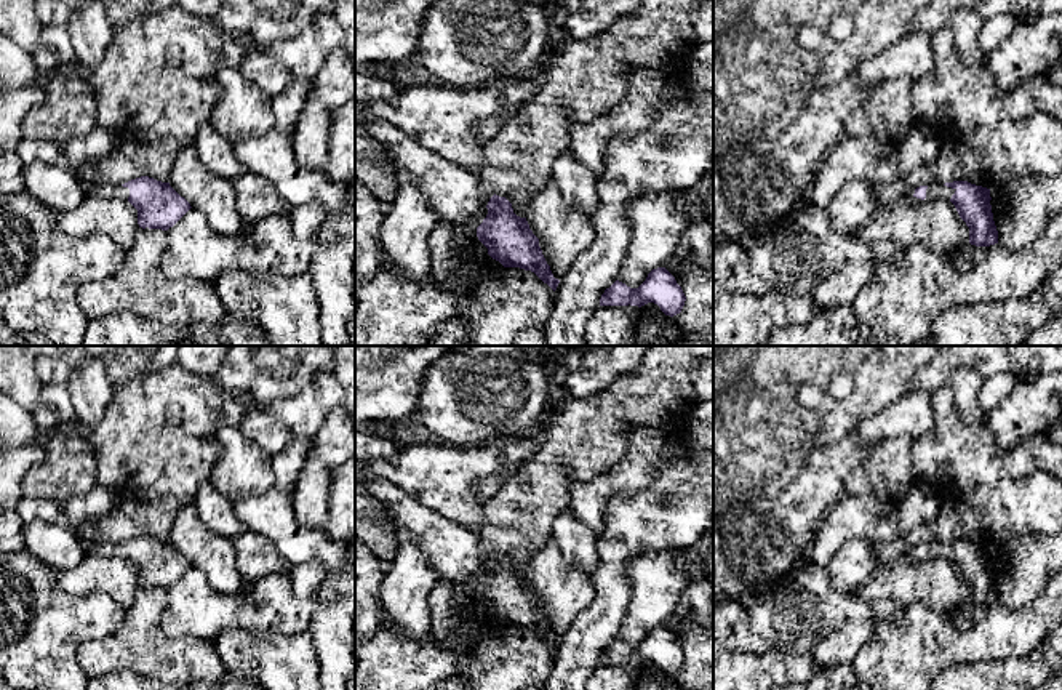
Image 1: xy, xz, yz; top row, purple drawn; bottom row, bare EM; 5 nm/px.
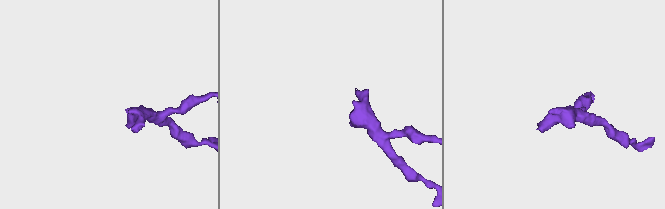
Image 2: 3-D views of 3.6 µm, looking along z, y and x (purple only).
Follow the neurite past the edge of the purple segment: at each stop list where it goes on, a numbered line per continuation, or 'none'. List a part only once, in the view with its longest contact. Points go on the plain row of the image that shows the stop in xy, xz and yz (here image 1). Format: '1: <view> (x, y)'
1: yz (934, 549)

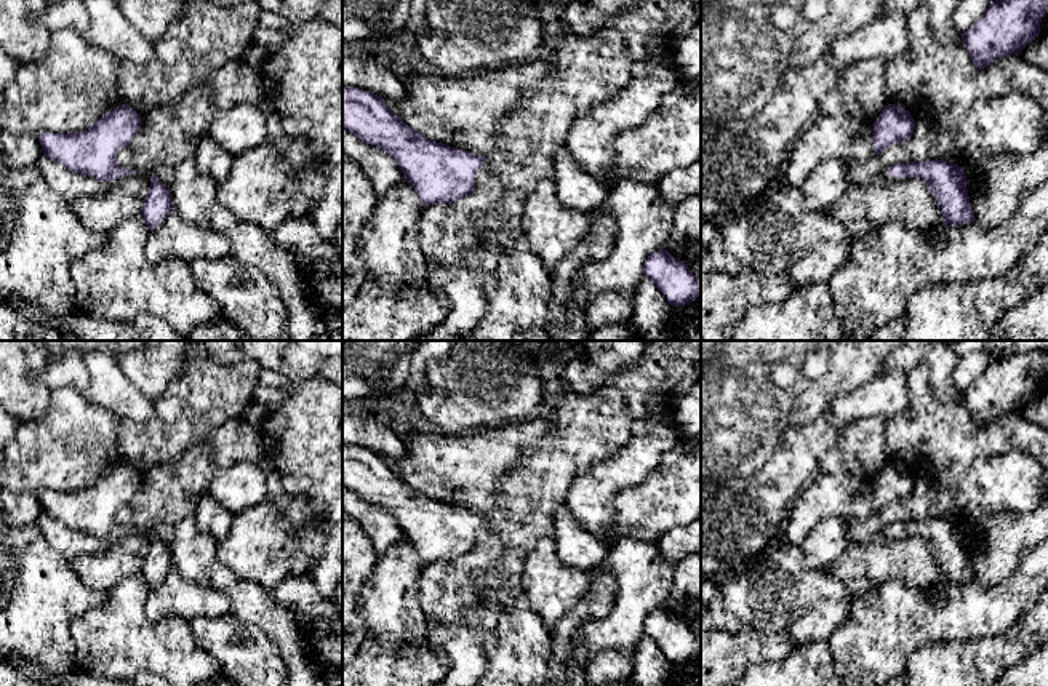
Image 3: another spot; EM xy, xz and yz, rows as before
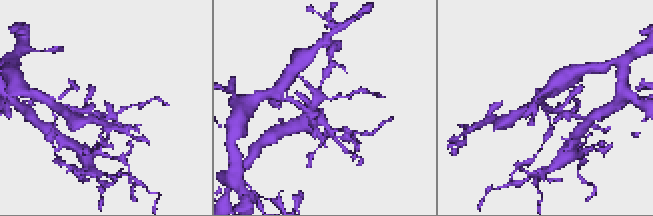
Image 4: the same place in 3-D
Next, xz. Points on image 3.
none

